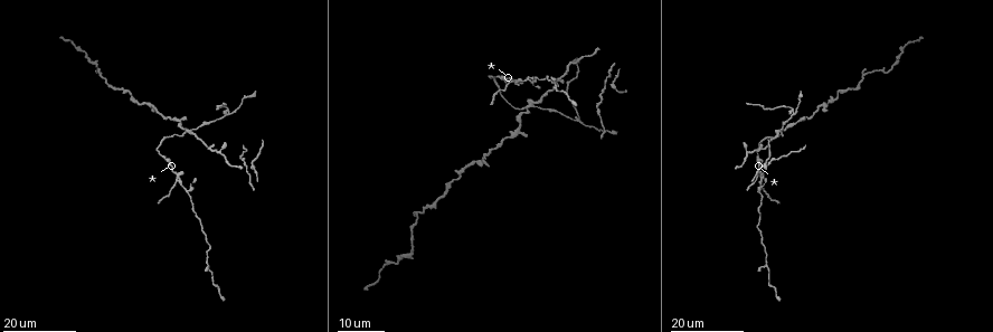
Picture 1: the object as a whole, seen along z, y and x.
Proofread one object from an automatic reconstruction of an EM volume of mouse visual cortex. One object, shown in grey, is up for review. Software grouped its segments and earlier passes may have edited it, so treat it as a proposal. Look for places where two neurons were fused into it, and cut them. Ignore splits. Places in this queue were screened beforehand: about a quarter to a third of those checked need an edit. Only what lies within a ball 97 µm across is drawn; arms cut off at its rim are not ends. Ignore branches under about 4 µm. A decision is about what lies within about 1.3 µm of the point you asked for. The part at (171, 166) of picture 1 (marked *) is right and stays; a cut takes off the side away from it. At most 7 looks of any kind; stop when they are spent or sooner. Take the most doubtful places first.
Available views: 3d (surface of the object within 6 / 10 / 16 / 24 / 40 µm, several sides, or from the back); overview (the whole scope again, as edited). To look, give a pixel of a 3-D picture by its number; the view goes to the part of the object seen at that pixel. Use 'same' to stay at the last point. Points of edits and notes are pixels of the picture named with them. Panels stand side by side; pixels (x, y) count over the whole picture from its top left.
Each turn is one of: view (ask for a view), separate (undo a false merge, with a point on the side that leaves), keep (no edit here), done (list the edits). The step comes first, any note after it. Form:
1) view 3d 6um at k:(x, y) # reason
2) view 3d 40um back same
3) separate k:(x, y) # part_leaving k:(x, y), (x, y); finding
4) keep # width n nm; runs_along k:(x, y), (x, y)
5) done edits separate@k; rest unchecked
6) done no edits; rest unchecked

view 3d 16um at 1:(533, 105) # four-way junction

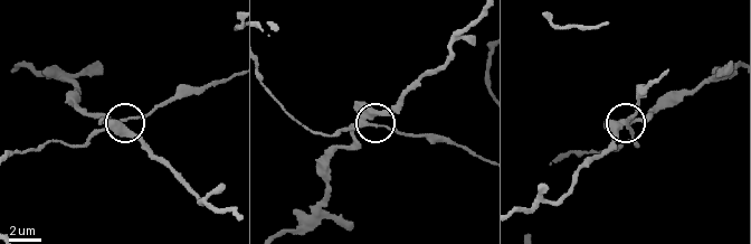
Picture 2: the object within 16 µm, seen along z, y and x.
view 3d 6um at 2:(369, 120)

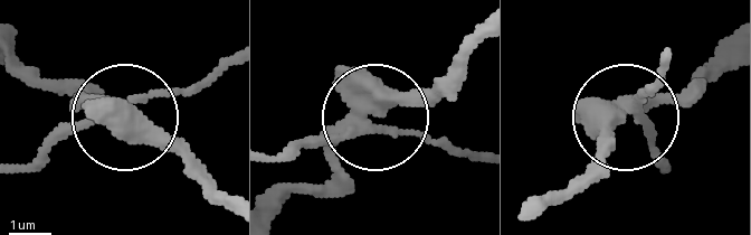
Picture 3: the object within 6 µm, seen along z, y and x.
separate 3:(157, 139) # side_arm 31 um; arms 4; two neurons meet here

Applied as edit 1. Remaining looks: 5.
view 3d 24um at 1:(229, 112) # branch point

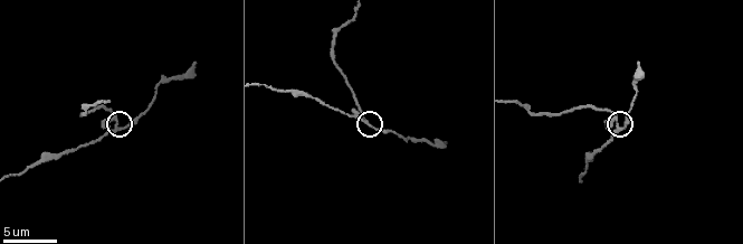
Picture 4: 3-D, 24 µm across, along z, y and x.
view 3d 10um at 4:(118, 127)

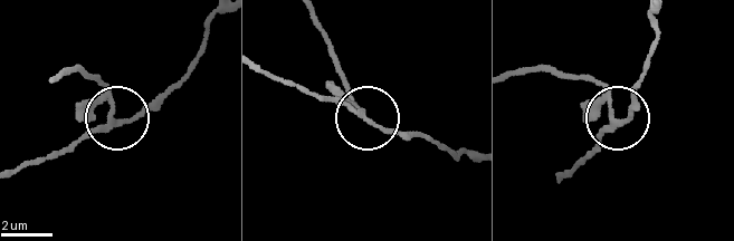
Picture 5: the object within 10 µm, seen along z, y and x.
separate 5:(86, 103) # arms 3; part_leaving 5:(113, 118), (111, 95), (94, 76), (76, 69), (59, 76); a second neuron is stuck on

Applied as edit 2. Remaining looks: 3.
view 3d 24um at 1:(175, 179) # a fork

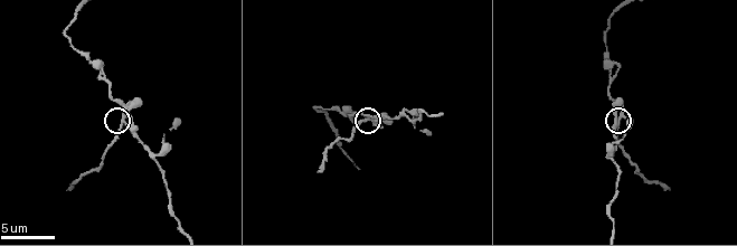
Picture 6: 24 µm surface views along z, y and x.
view 3d 10um at 6:(124, 123)

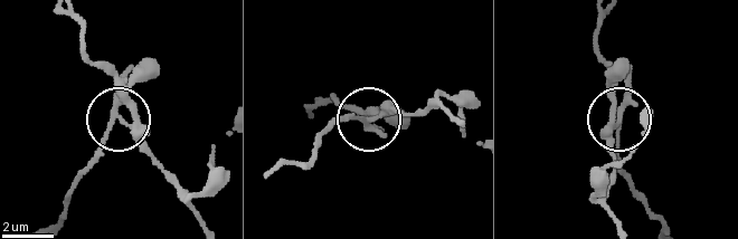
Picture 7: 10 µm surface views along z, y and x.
separate 7:(384, 136) # arms 3; two neurons meet here

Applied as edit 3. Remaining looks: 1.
view 3d 16um at 6:(405, 112) # branch point

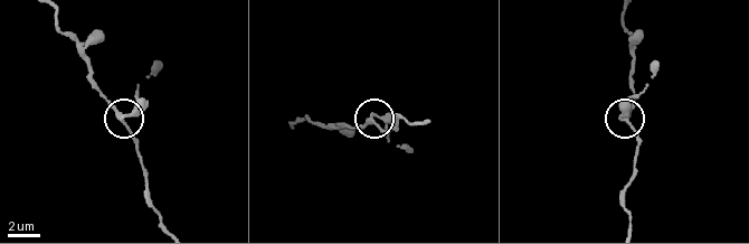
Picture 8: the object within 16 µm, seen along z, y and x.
keep # width 220 nm; continuous, no second neuron

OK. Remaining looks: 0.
done edits separate@3, separate@5, separate@7; rest unchecked

